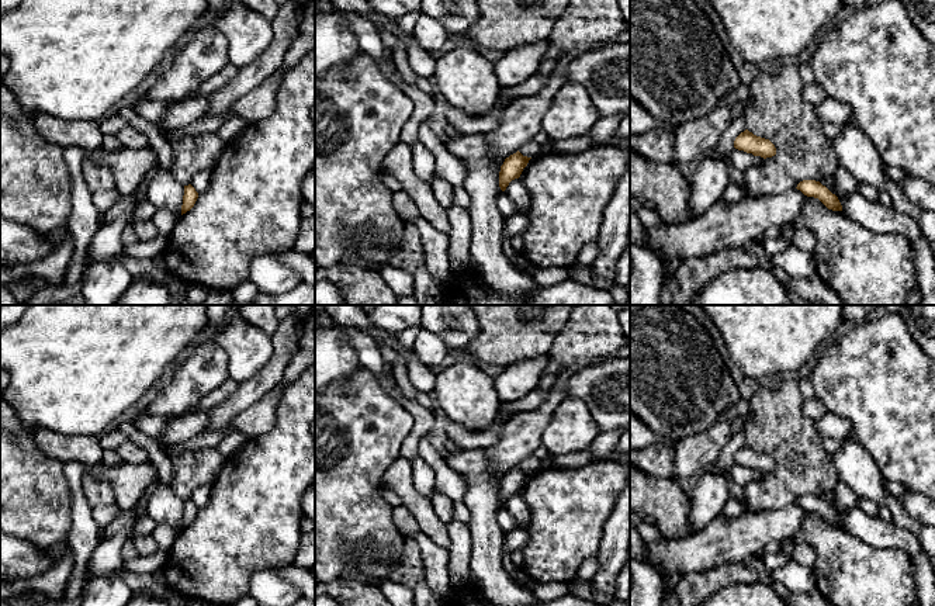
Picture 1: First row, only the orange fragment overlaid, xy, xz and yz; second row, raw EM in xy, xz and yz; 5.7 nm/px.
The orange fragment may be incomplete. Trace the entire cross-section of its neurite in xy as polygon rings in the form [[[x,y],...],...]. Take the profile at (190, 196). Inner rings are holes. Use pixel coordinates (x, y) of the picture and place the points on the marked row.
[[[191,184],[184,186],[181,215],[194,207],[197,198],[198,198],[198,193],[195,191],[195,188]]]

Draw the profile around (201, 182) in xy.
[[[201,172],[191,180],[191,186],[200,195],[208,190],[209,181],[211,181],[211,172]]]

